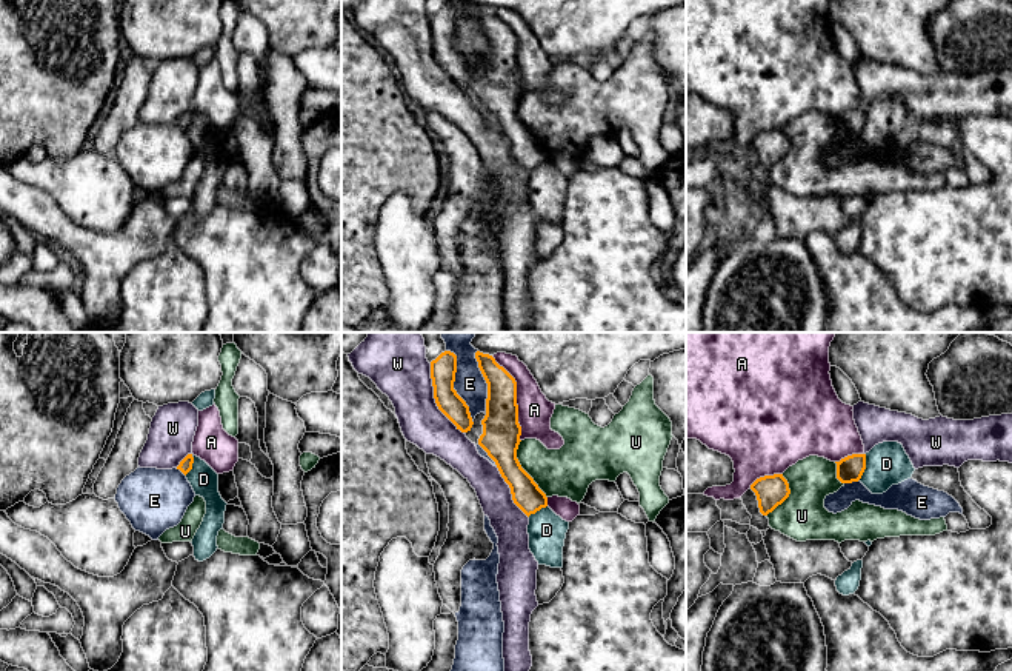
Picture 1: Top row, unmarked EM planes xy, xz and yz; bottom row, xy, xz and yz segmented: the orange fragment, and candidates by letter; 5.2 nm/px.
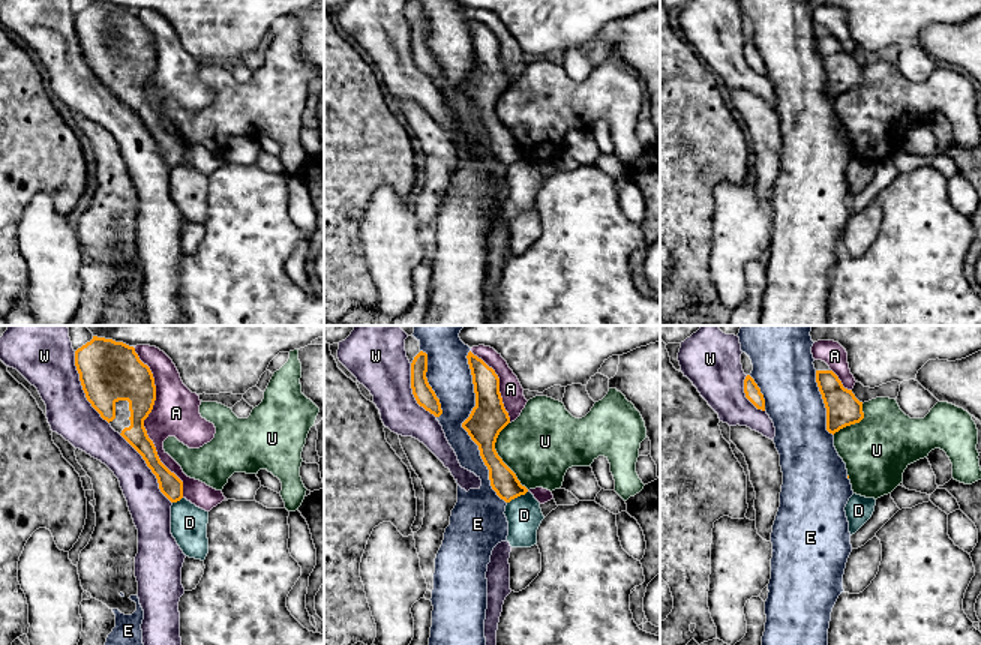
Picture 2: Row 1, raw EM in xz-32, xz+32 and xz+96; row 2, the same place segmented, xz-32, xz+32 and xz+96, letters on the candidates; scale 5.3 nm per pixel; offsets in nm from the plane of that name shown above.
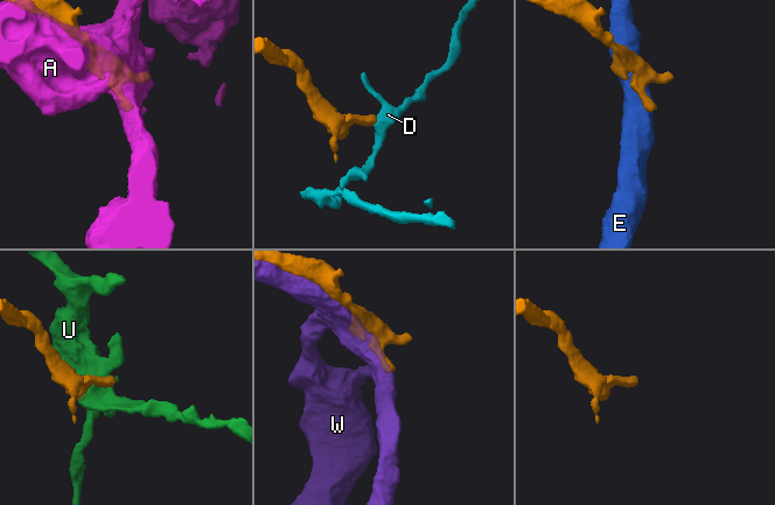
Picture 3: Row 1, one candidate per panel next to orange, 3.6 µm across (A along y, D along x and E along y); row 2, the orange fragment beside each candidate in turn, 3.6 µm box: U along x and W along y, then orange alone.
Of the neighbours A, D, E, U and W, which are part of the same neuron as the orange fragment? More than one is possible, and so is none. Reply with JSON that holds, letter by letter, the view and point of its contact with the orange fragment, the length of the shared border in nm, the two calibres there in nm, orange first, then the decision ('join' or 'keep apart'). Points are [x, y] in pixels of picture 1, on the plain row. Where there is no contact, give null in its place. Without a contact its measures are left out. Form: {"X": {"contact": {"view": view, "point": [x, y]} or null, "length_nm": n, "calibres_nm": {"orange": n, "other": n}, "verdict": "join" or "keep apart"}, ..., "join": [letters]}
{"A": {"contact": {"view": "xz", "point": [515, 54]}, "length_nm": 480, "calibres_nm": {"orange": 200, "other": 180}, "verdict": "keep apart"}, "D": {"contact": {"view": "yz", "point": [865, 122]}, "length_nm": 140, "calibres_nm": {"orange": 140, "other": 220}, "verdict": "keep apart"}, "E": {"contact": {"view": "xz", "point": [452, 40]}, "length_nm": 400, "calibres_nm": {"orange": 140, "other": 160}, "verdict": "keep apart"}, "U": {"contact": {"view": "xz", "point": [523, 125]}, "length_nm": 340, "calibres_nm": {"orange": 200, "other": 260}, "verdict": "keep apart"}, "W": {"contact": {"view": "xz", "point": [434, 53]}, "length_nm": 400, "calibres_nm": {"orange": 140, "other": 280}, "verdict": "keep apart"}, "join": []}

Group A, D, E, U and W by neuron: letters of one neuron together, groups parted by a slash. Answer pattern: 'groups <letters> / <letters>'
groups A / D / E / U / W

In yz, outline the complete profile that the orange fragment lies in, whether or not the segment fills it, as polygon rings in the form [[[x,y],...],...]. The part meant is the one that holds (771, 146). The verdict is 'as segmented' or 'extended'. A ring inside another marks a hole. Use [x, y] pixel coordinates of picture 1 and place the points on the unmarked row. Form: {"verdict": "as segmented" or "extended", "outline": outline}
{"verdict": "as segmented", "outline": [[[783,129],[760,132],[751,140],[751,145],[757,151],[758,163],[763,171],[772,168],[791,149],[789,139]]]}

